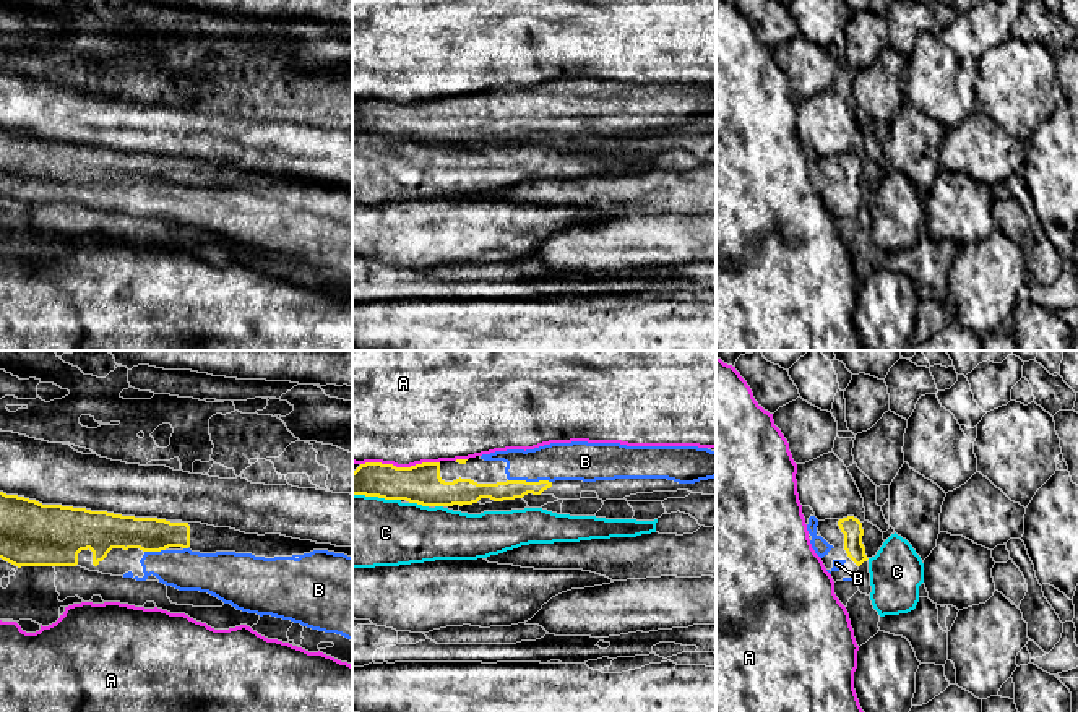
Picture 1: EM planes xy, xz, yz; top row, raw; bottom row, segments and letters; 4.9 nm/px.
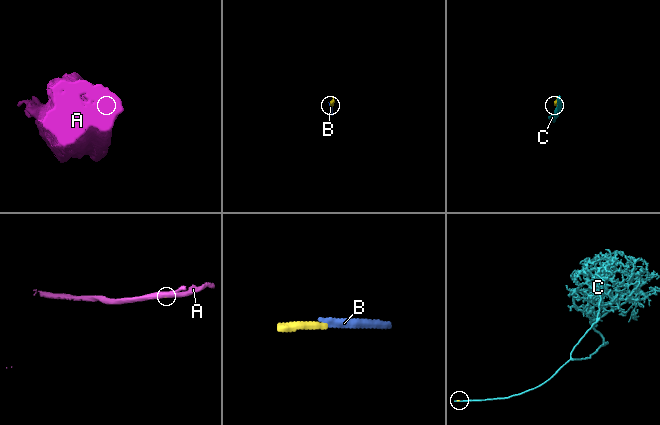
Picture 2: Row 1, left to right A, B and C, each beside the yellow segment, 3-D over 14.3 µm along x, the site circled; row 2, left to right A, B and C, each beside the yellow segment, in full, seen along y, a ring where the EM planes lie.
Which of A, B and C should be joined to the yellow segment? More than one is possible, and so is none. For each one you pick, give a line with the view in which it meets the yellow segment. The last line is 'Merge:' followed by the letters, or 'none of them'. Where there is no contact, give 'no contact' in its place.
B: meets yellow in xz
Merge: B

